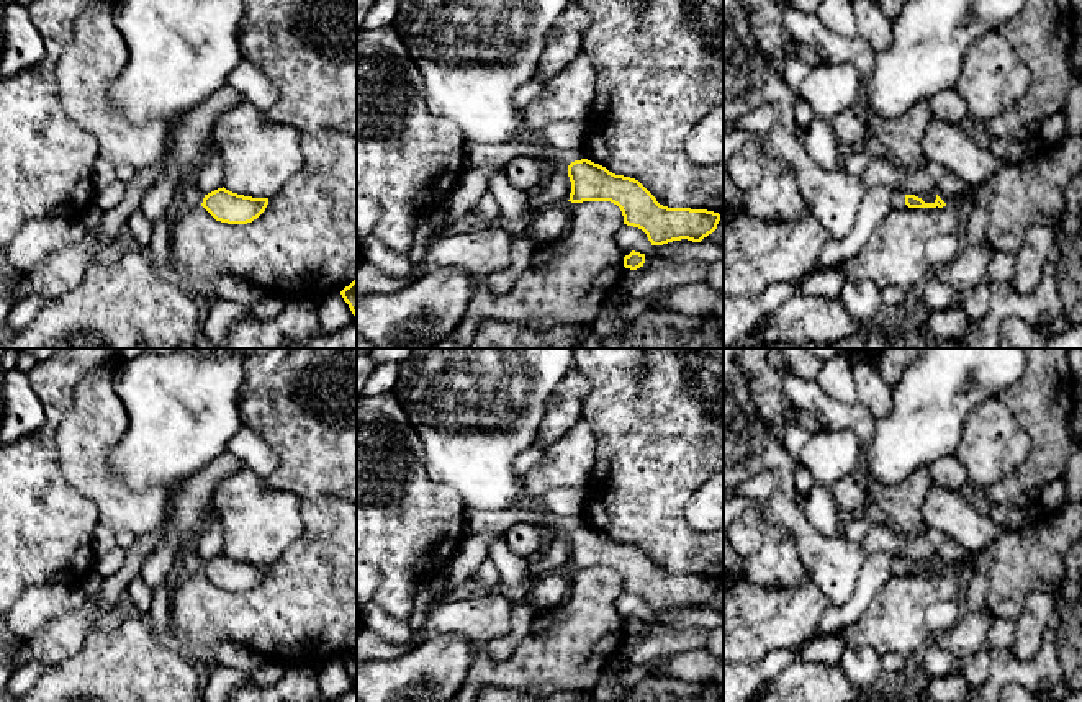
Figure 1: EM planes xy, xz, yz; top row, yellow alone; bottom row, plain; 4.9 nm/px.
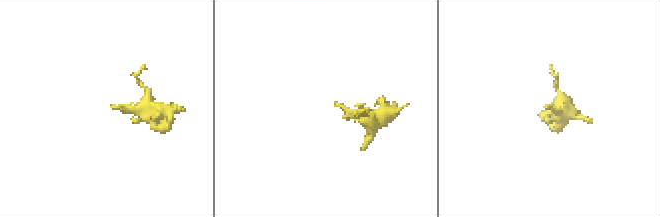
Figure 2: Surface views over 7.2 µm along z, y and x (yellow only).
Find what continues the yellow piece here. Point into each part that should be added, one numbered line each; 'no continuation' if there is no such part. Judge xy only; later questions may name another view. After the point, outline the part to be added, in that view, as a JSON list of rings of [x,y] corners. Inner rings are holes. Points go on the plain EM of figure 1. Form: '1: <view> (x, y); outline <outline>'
no continuation

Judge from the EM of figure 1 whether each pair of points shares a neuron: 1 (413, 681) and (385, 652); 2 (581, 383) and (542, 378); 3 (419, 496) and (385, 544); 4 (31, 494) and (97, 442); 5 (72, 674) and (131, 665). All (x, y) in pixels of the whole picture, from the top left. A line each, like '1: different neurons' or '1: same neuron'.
1: different neurons
2: different neurons
3: same neuron
4: different neurons
5: same neuron

